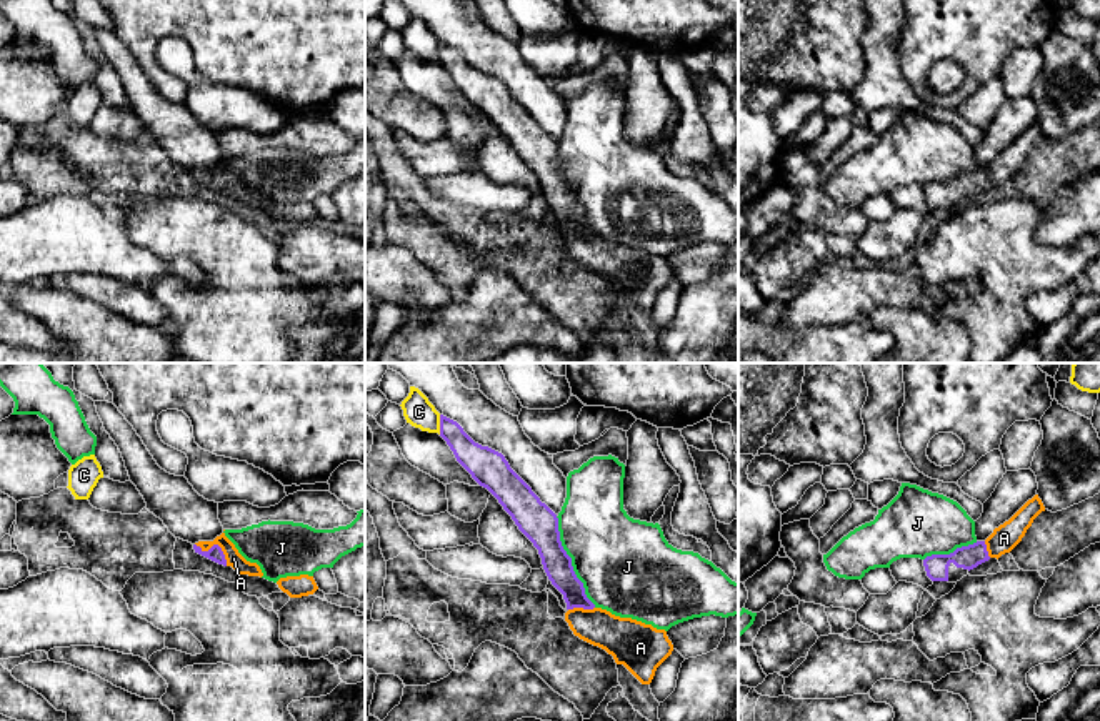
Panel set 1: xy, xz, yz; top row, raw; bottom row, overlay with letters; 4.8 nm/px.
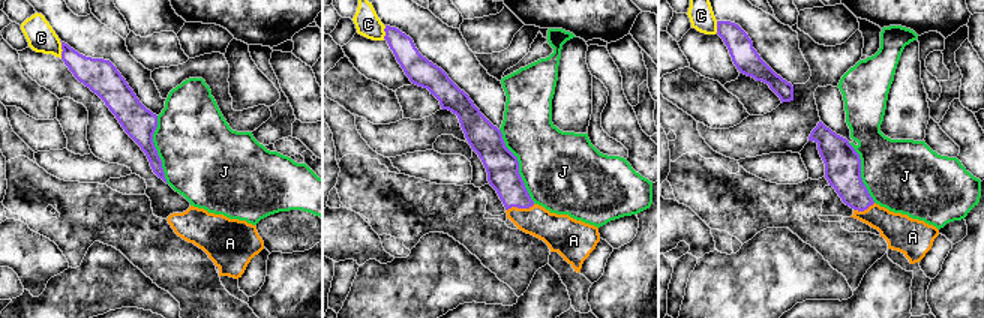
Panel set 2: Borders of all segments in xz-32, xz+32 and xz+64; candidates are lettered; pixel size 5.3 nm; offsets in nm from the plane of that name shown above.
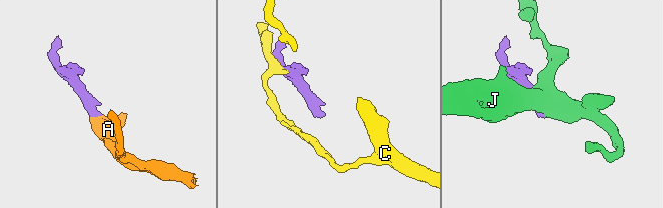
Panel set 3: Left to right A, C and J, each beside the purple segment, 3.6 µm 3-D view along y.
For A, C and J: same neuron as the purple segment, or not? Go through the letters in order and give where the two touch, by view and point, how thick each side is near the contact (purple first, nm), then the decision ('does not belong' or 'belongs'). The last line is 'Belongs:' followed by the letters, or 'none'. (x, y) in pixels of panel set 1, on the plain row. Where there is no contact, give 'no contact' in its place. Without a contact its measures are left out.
A: meets purple in xy at (217, 172); 70 nm thick on the purple side, 80 nm on the other; belongs
C: meets purple in xz at (440, 52); 150 nm thick on the purple side, 150 nm on the other; does not belong
J: meets purple in xz at (570, 188); 180 nm thick on the purple side, 440 nm on the other; does not belong
Belongs: A

